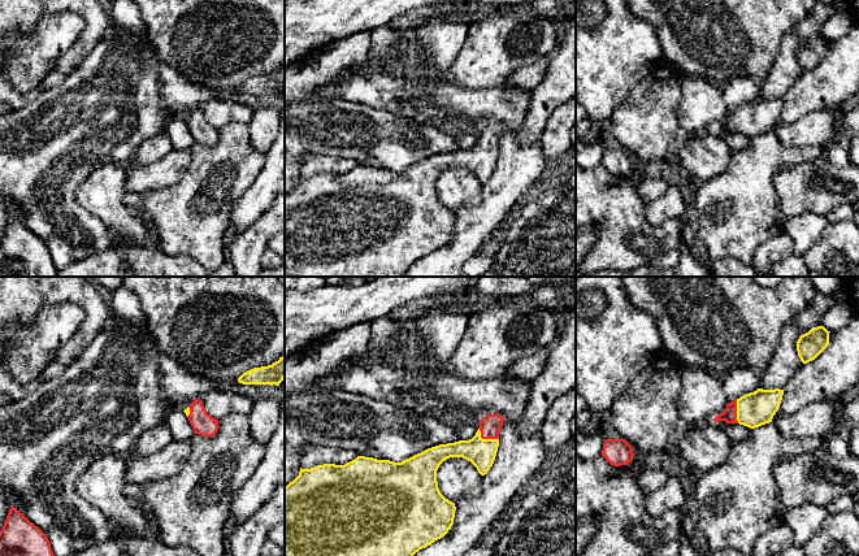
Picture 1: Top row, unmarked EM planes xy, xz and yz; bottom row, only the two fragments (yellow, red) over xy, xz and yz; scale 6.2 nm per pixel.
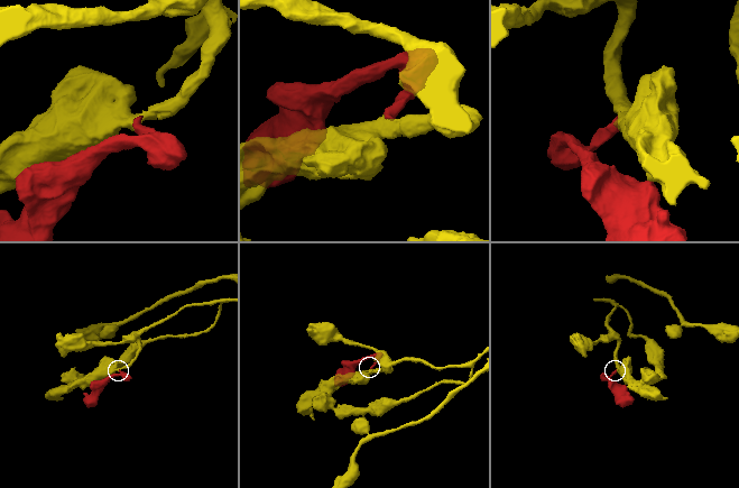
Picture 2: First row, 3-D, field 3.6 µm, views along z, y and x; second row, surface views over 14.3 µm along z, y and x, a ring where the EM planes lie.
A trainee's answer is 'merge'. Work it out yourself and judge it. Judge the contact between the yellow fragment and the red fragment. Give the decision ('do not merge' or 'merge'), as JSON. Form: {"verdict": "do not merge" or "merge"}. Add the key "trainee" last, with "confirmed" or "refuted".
{"verdict": "merge", "trainee": "confirmed"}

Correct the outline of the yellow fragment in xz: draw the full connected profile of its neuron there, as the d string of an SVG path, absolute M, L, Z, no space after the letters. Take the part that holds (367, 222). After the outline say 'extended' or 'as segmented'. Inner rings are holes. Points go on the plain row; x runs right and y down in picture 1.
M486 123L472 148L428 157L402 171L357 165L344 174L324 173L311 178L300 177L299 184L285 196L285 277L403 277L416 261L443 247L454 234L456 216L438 197L437 179L439 174L450 166L463 166L470 170L481 184L485 184L494 173L503 130L504 127L500 123Z; extended

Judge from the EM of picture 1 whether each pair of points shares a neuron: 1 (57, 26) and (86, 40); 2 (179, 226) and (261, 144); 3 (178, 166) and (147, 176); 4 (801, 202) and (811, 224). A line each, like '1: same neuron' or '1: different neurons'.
1: different neurons
2: different neurons
3: same neuron
4: different neurons

